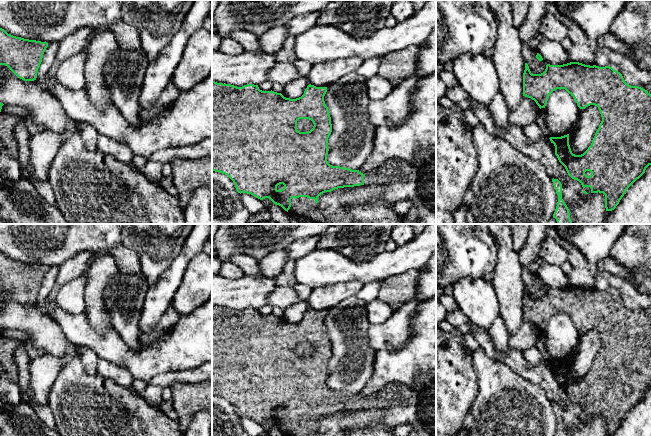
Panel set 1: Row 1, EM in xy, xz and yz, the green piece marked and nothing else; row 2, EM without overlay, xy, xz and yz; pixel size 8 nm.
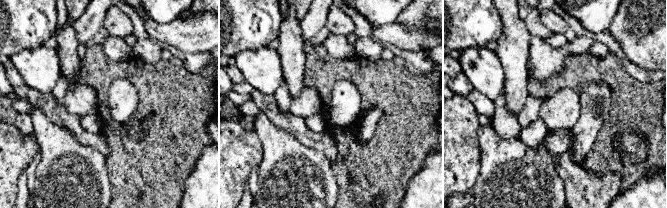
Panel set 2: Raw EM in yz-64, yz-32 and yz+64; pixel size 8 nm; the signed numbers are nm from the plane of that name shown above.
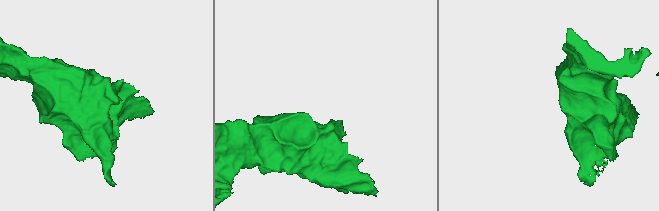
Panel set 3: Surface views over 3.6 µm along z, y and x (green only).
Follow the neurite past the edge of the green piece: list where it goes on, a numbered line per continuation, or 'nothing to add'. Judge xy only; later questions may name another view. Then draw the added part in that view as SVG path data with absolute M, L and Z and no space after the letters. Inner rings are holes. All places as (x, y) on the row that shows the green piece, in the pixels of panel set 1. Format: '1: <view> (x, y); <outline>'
nothing to add

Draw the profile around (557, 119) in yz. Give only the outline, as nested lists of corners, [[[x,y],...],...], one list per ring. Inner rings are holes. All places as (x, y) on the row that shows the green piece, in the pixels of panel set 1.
[[[557,89],[550,94],[546,106],[539,108],[535,122],[543,136],[561,137],[571,132],[578,112],[573,96],[565,89]]]

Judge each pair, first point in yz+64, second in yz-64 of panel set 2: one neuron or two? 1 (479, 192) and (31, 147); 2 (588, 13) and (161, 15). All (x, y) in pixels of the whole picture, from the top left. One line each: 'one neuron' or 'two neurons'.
1: two neurons
2: one neuron

